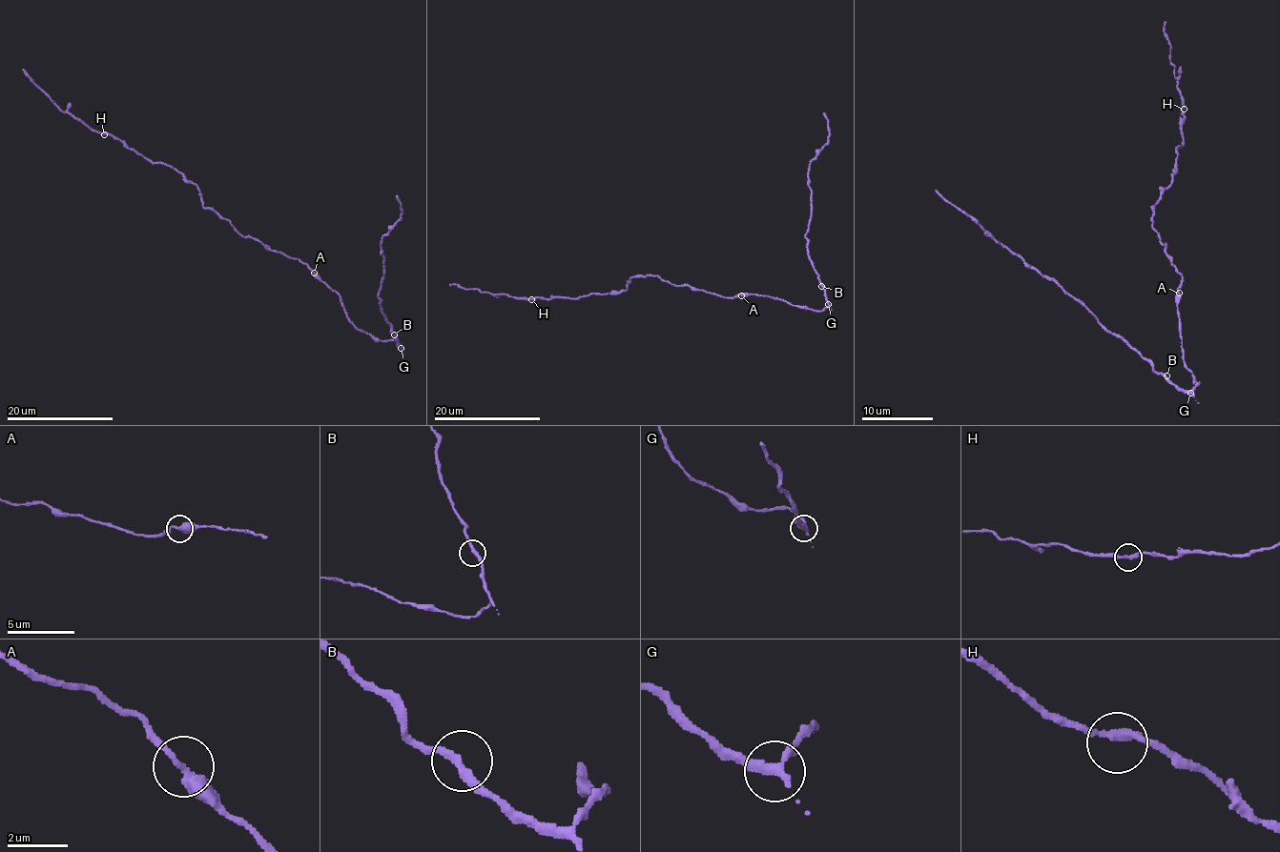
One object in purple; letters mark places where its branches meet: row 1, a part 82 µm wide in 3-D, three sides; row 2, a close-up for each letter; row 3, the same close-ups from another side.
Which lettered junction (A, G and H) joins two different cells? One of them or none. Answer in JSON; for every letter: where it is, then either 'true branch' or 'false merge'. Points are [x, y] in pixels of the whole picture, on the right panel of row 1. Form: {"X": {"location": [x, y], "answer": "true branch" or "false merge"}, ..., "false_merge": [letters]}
{"A": {"location": [1179, 293], "answer": "true branch"}, "G": {"location": [1190, 393], "answer": "false merge"}, "H": {"location": [1184, 109], "answer": "true branch"}, "false_merge": ["G"]}

